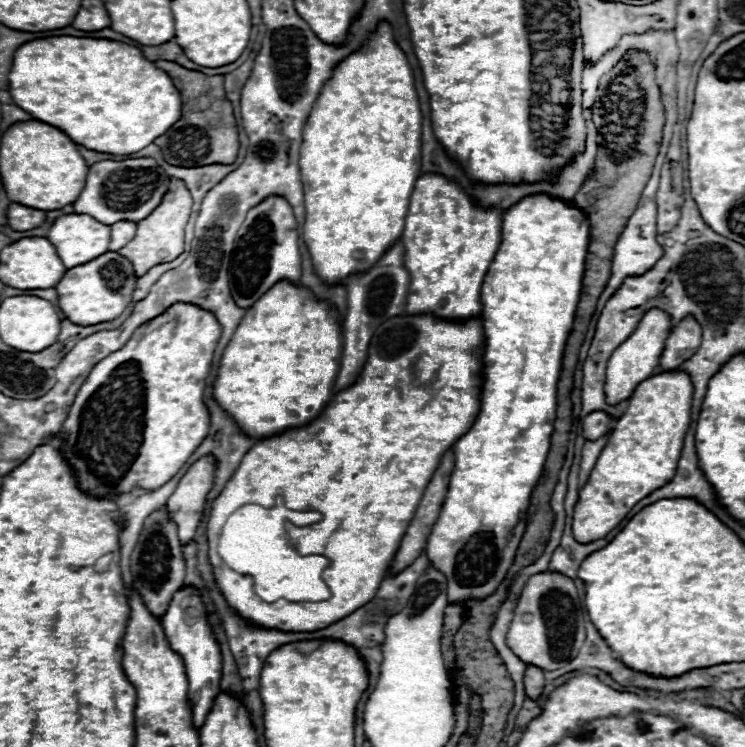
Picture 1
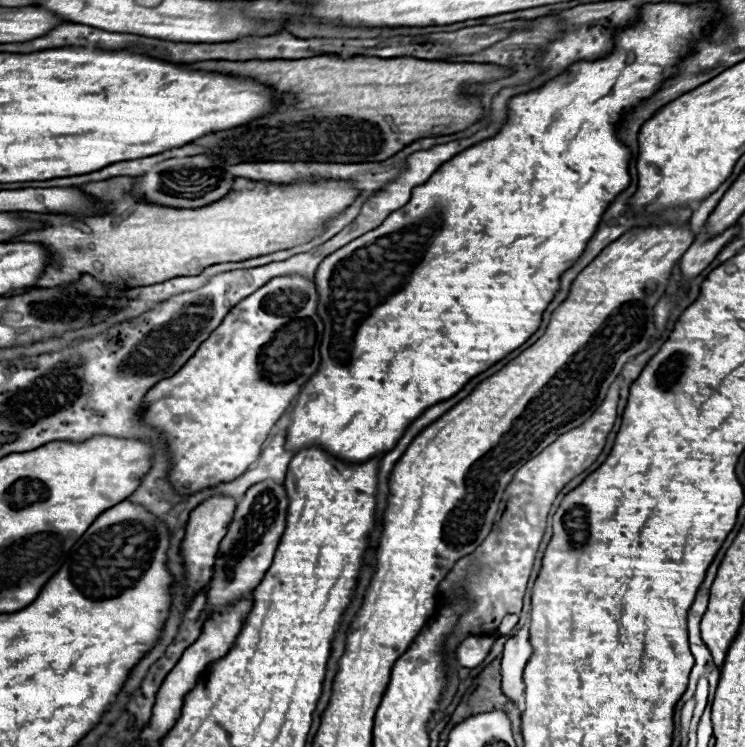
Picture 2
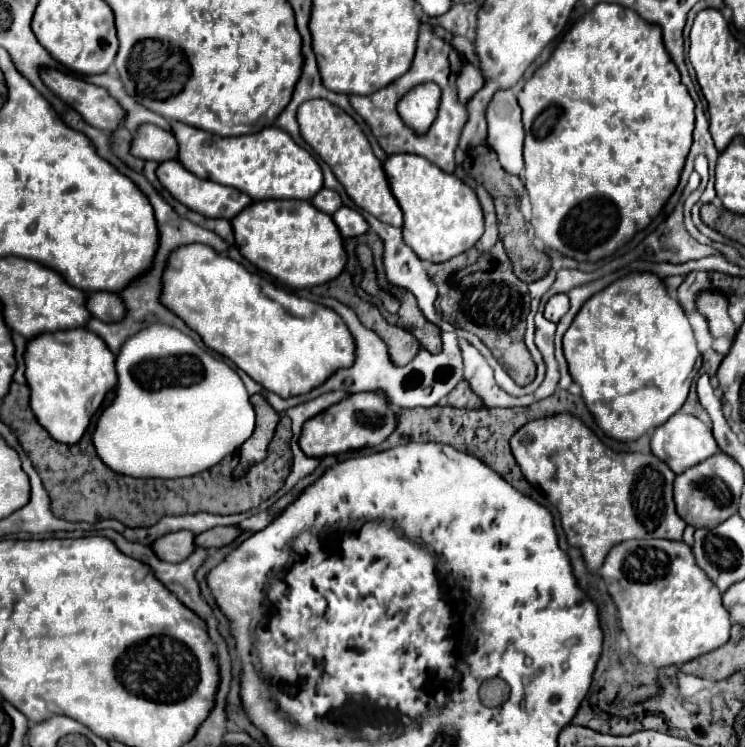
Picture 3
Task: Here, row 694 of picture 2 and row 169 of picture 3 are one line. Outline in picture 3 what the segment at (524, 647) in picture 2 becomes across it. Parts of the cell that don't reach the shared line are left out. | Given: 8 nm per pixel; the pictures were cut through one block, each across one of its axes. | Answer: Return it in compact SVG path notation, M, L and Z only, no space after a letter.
M500 90L494 94L486 108L488 122L488 146L496 150L498 162L510 174L520 174L524 170L522 160L522 114L514 90Z

